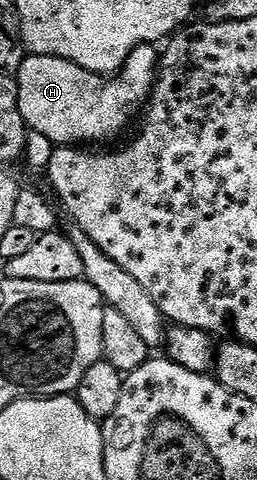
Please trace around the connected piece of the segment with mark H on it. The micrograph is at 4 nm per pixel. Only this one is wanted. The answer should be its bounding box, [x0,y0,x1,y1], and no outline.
[17,44,160,147]

